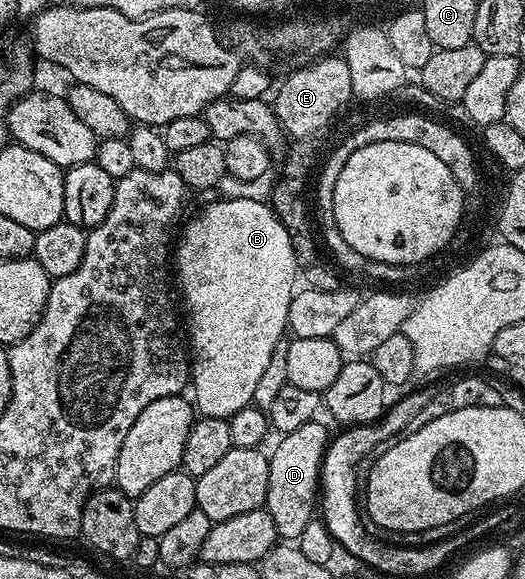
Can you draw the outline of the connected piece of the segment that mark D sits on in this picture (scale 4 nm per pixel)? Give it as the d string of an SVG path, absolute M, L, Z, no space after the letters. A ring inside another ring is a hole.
M317 420L302 424L302 428L283 435L279 439L280 443L270 450L270 484L266 488L264 506L270 516L274 516L274 528L281 539L299 540L306 524L310 524L317 513L320 469L330 441L330 433L322 422Z

